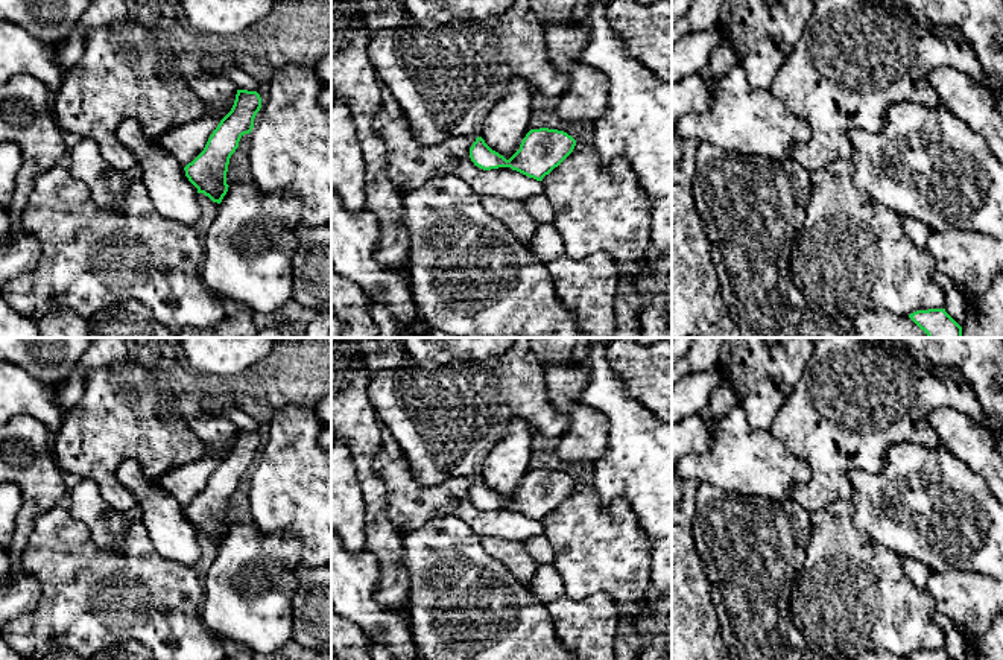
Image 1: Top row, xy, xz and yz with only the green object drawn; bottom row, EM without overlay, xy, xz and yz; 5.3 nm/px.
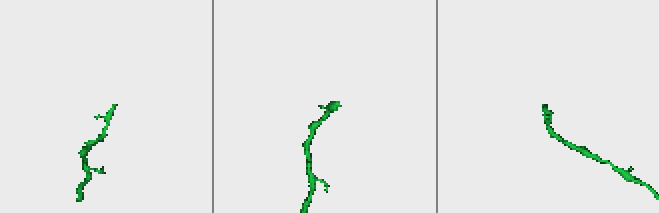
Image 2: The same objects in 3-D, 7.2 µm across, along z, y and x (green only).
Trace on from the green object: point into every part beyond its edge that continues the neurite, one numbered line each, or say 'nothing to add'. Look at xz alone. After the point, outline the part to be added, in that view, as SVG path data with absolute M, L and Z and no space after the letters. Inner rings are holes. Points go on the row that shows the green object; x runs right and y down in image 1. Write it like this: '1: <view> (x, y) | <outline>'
1: xz (446, 75) | M514 0L502 17L486 20L415 20L404 14L395 27L383 29L371 38L368 52L374 68L401 106L419 143L433 146L451 137L480 137L482 120L494 100L508 90L512 78L521 78L530 93L559 97L568 90L568 76L558 70L547 56L544 29L530 14L527 0Z

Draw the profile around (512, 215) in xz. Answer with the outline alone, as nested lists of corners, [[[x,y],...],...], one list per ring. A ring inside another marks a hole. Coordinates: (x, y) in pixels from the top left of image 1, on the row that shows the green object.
[[[495,196],[480,198],[486,213],[500,221],[523,245],[529,245],[536,231],[536,221],[526,210],[524,201],[509,201]]]

